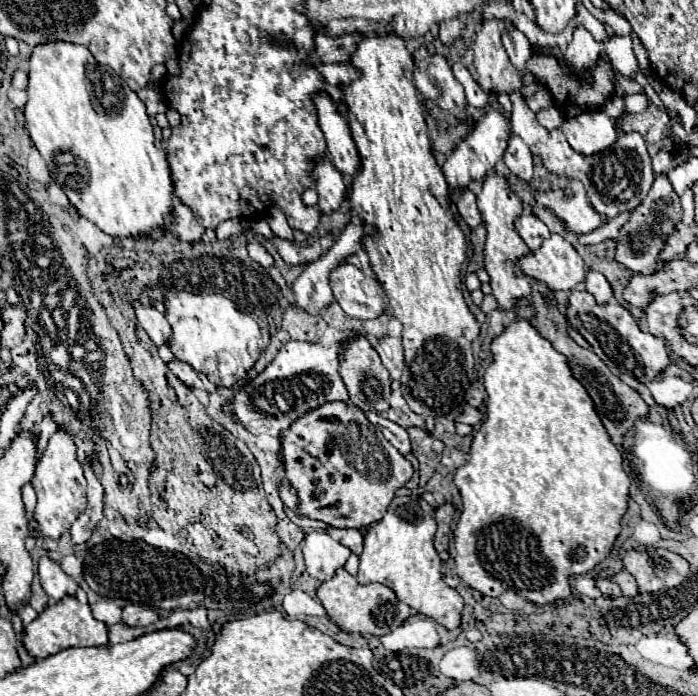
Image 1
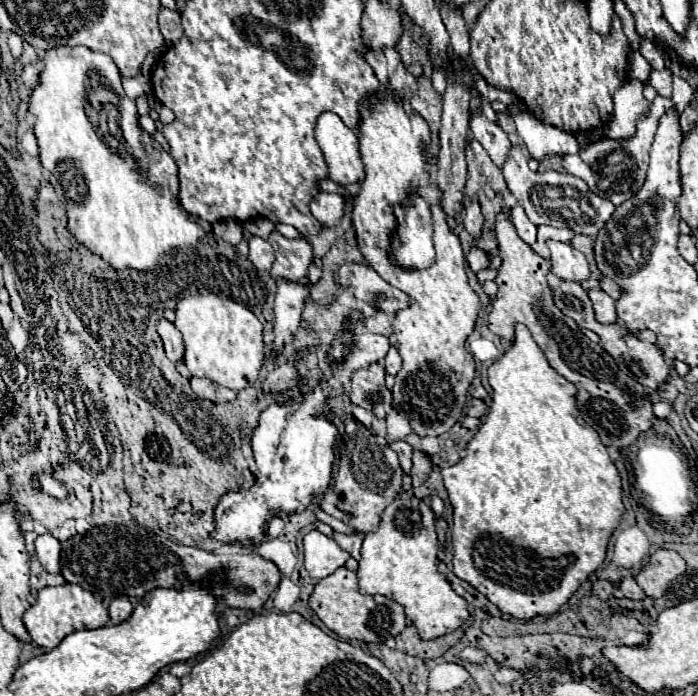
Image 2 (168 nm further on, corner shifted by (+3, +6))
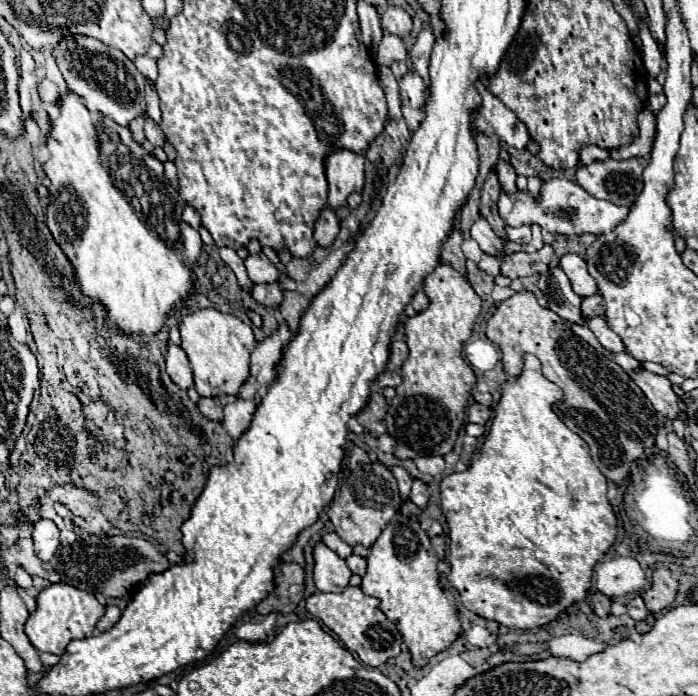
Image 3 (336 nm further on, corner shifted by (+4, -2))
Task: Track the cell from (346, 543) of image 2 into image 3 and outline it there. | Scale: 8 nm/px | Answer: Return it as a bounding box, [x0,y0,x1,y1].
[345,554,367,576]

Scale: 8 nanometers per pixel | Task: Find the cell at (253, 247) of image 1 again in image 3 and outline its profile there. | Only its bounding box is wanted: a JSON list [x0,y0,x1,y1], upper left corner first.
[245,254,279,284]

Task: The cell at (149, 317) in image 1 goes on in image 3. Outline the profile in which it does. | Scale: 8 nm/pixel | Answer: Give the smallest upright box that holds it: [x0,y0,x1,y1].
[167,342,193,390]

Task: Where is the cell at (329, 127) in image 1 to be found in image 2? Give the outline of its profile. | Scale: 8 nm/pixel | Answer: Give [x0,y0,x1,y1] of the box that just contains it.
[316,112,364,186]

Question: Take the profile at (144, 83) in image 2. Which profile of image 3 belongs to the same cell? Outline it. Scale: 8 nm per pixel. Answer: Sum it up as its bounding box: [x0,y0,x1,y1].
[55,36,145,126]

